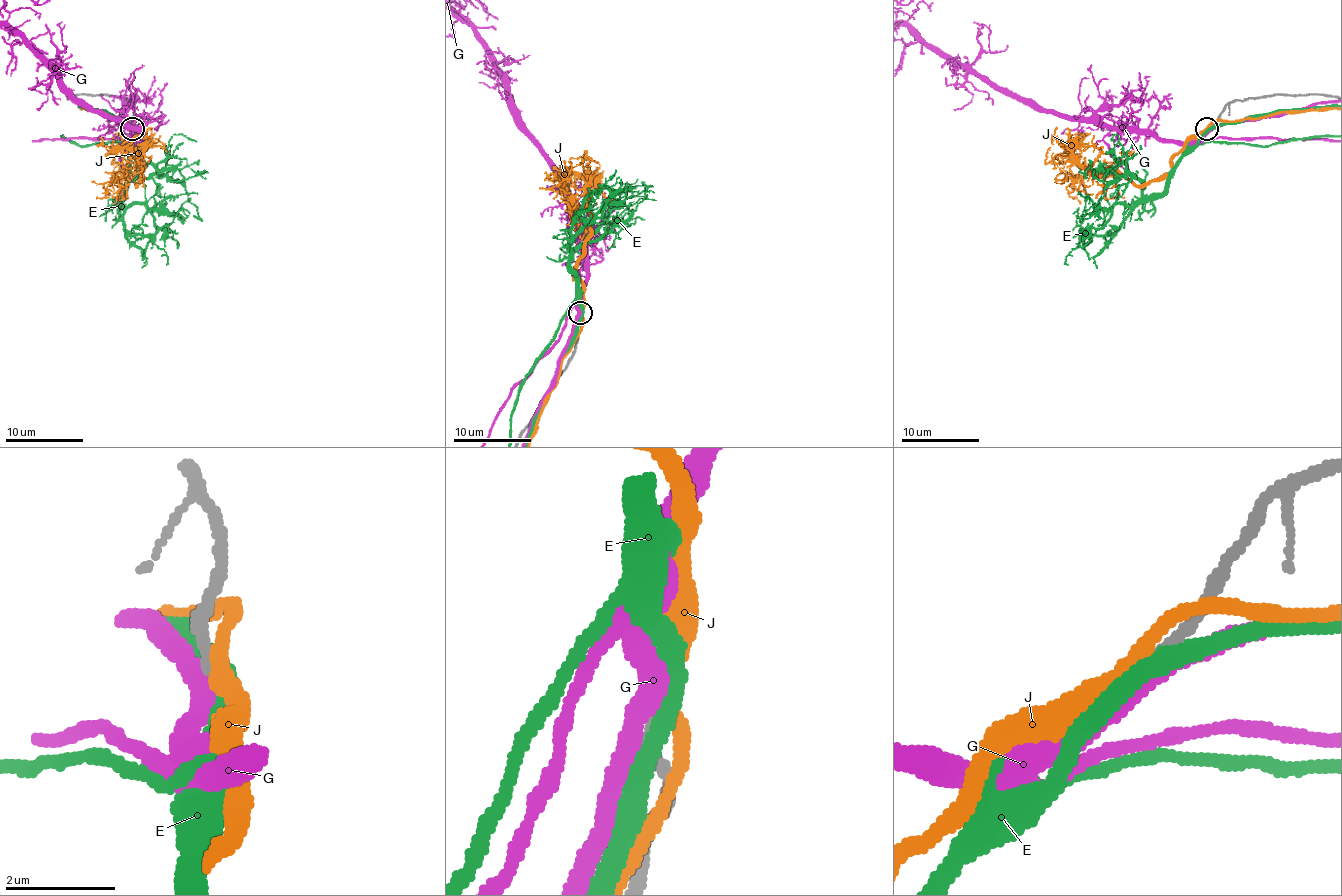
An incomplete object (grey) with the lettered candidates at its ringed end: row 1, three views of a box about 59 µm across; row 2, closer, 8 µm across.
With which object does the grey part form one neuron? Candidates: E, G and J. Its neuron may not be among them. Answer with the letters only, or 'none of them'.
J

